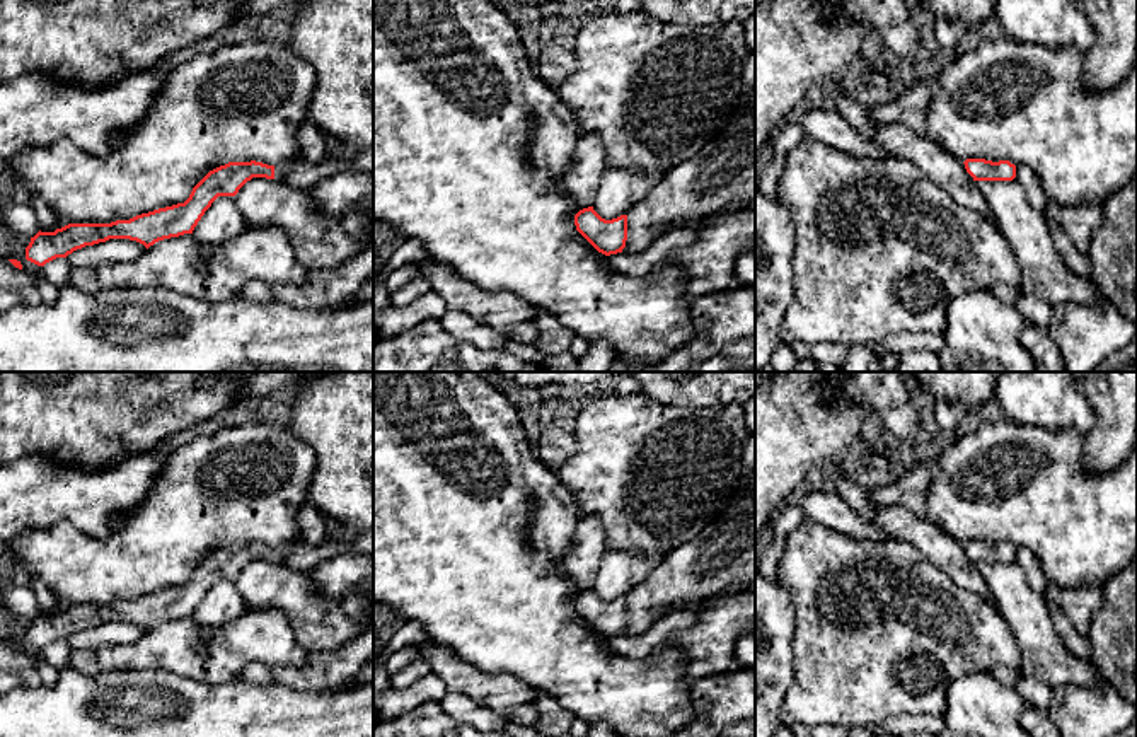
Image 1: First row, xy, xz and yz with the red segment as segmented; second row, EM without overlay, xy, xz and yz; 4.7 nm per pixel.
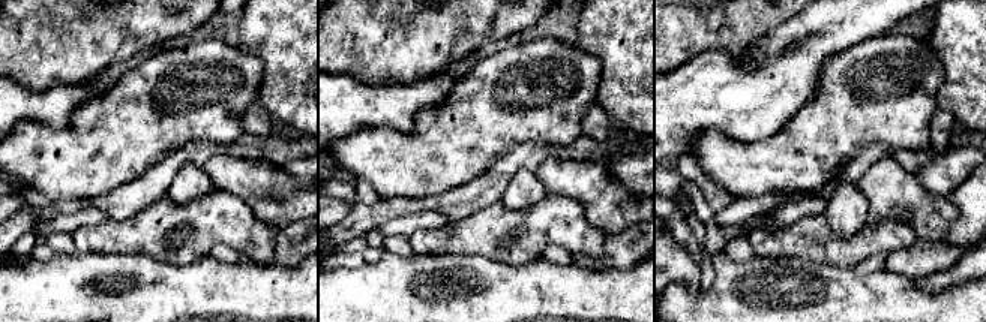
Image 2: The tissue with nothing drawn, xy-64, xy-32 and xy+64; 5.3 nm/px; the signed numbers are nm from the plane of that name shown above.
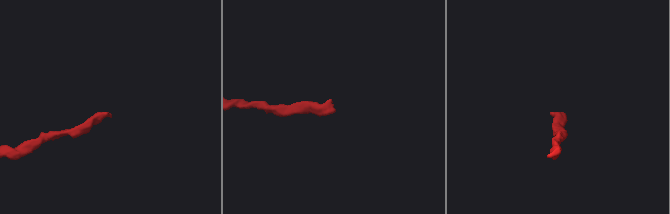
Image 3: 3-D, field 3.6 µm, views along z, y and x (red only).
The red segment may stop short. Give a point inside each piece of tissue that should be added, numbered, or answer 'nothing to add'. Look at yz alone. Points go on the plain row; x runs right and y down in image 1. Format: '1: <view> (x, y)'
nothing to add

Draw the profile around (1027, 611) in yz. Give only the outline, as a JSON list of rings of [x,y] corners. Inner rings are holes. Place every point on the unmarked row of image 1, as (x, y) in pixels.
[[[975,563],[994,604],[1007,621],[1023,653],[1021,674],[1052,688],[1105,684],[1099,669],[1065,650],[1043,594],[1035,592],[1023,568],[1013,563]]]

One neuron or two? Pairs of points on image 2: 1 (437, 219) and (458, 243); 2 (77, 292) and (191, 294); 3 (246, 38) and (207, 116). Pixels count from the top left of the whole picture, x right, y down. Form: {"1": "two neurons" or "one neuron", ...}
{"1": "two neurons", "2": "one neuron", "3": "two neurons"}

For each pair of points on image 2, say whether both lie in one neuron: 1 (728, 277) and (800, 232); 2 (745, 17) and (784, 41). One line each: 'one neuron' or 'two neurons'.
1: two neurons
2: two neurons

